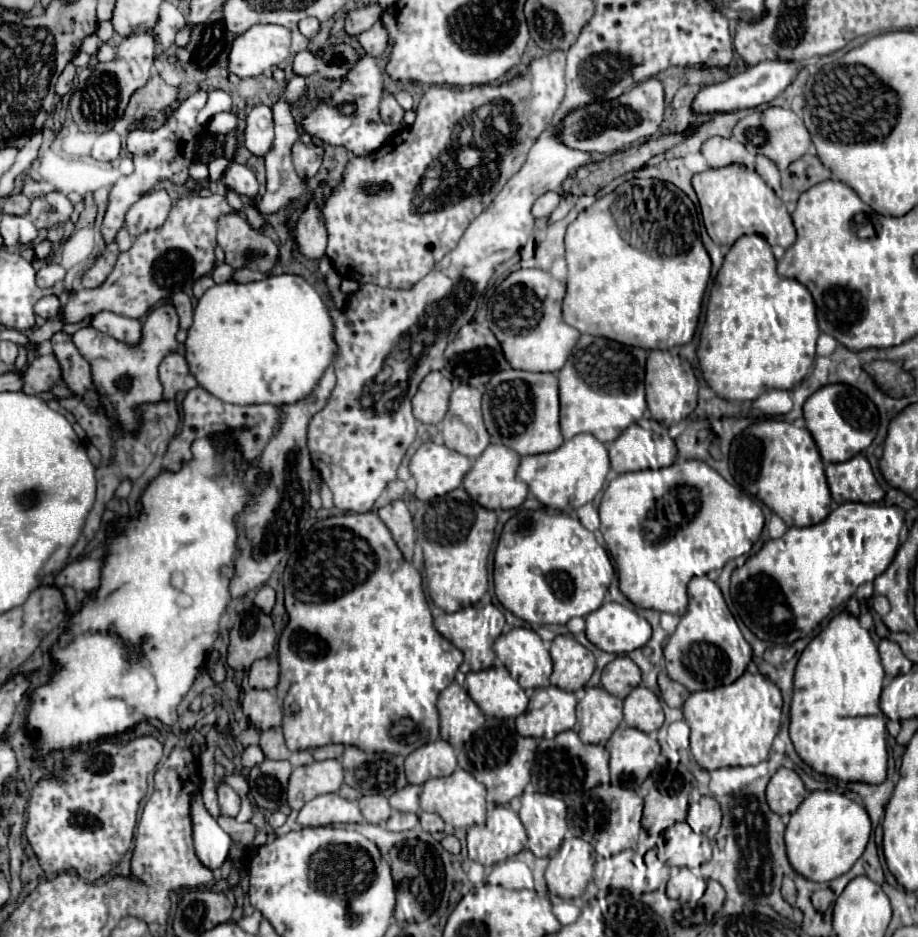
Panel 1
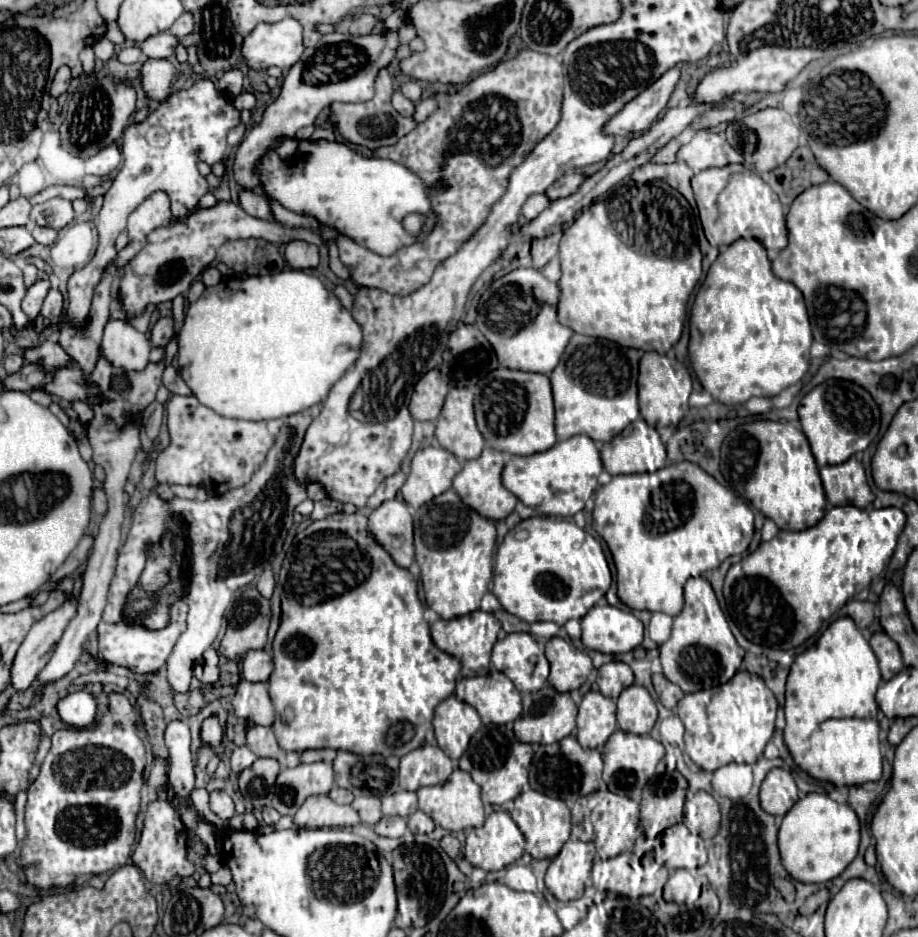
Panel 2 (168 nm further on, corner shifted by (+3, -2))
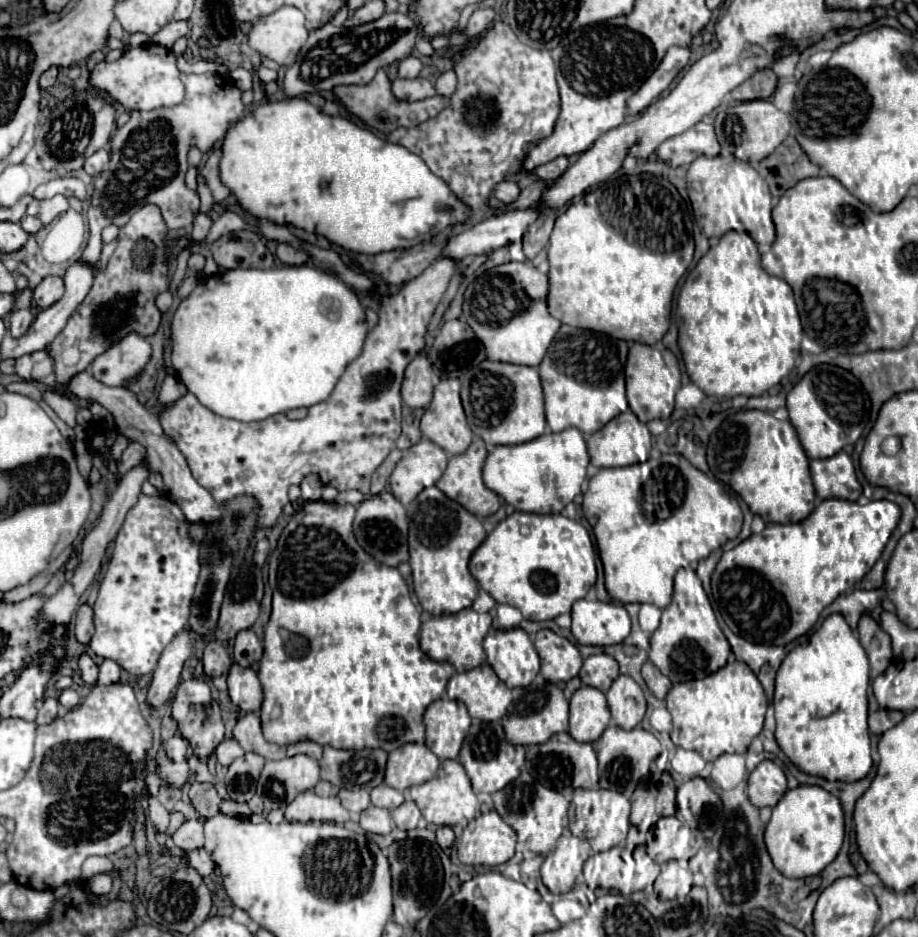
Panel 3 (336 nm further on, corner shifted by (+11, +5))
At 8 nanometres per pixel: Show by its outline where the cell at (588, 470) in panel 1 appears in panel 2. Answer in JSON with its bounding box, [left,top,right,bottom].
[503,436,603,518]

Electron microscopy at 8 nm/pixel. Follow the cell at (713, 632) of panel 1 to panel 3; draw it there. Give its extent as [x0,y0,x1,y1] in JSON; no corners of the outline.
[651,567,731,683]

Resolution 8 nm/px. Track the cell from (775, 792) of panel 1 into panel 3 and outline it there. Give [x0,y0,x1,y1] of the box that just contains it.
[749,761,785,807]

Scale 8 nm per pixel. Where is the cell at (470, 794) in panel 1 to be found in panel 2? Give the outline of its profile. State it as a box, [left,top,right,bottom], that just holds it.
[417,768,485,832]

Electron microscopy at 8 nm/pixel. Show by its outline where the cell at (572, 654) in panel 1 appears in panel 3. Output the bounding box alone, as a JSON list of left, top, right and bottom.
[535,629,583,683]

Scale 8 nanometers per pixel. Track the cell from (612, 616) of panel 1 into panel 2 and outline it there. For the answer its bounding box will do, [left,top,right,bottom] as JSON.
[581,603,643,654]

